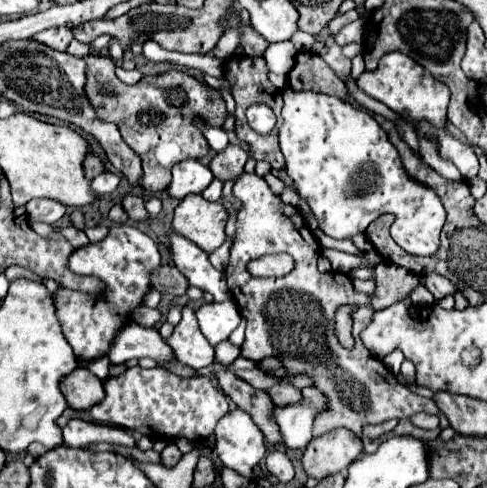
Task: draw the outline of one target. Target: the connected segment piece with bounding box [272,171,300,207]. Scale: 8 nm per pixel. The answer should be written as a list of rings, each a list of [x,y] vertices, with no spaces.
[[[272,171],[272,173],[274,173],[276,177],[280,177],[280,179],[284,181],[284,185],[286,185],[286,187],[284,187],[284,191],[280,193],[280,199],[282,199],[284,203],[288,203],[288,205],[294,205],[294,207],[296,207],[296,205],[298,205],[298,201],[300,201],[300,197],[298,197],[298,193],[294,191],[294,187],[292,187],[290,179],[288,179],[286,175],[282,177],[282,171]]]

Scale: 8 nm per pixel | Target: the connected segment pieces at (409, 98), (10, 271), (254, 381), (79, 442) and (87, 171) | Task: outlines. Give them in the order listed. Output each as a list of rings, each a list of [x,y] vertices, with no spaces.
[[[392,51],[386,53],[374,71],[364,71],[356,85],[370,95],[376,101],[382,101],[386,107],[390,107],[394,113],[400,113],[408,117],[412,123],[418,123],[422,119],[430,121],[436,127],[444,127],[446,121],[446,107],[450,99],[450,89],[434,79],[422,65],[418,65],[414,59],[410,59],[404,53]]]
[[[8,267],[6,271],[4,271],[4,275],[10,279],[10,281],[14,281],[14,279],[18,279],[18,277],[26,277],[26,279],[38,279],[38,275],[34,275],[32,271],[28,271],[28,269],[24,269],[24,267]]]
[[[258,369],[252,370],[233,370],[234,373],[248,382],[256,389],[261,389],[267,391],[276,384],[283,381],[283,378],[273,378]]]
[[[72,419],[62,431],[64,431],[64,443],[68,447],[86,447],[88,443],[96,443],[96,441],[110,441],[126,447],[136,445],[136,439],[122,429],[110,425],[98,425],[82,419]]]
[[[90,153],[86,159],[84,159],[84,175],[92,181],[96,175],[100,175],[102,171],[106,171],[104,163],[102,161],[96,161],[96,153]]]

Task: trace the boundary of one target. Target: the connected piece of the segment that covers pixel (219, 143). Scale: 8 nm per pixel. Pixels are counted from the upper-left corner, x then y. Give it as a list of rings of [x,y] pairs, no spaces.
[[[194,117],[196,119],[196,123],[202,127],[202,135],[206,135],[206,139],[210,139],[210,147],[218,153],[218,151],[222,151],[226,145],[228,145],[228,135],[222,131],[222,129],[218,129],[218,127],[210,127],[210,125],[206,125],[206,121],[202,119],[202,117]]]

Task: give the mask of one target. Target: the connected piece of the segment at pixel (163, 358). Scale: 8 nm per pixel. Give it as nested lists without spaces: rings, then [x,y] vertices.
[[[130,321],[126,327],[122,327],[122,331],[118,331],[118,339],[114,339],[114,347],[110,347],[106,357],[110,363],[124,363],[134,357],[150,357],[158,365],[164,365],[174,359],[174,351],[164,343],[156,329]]]

